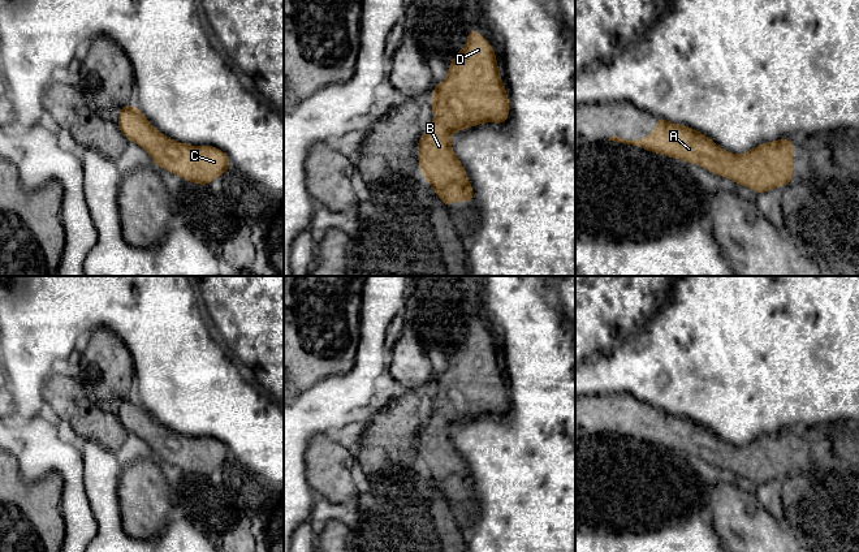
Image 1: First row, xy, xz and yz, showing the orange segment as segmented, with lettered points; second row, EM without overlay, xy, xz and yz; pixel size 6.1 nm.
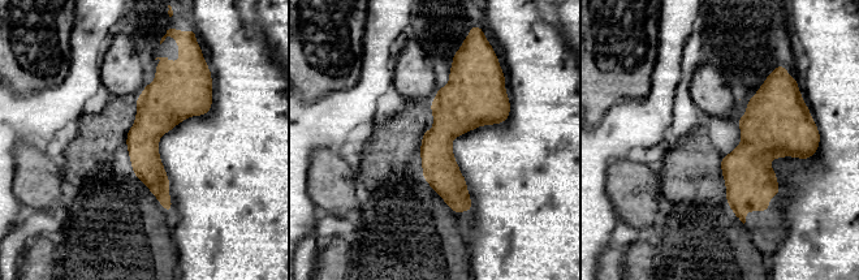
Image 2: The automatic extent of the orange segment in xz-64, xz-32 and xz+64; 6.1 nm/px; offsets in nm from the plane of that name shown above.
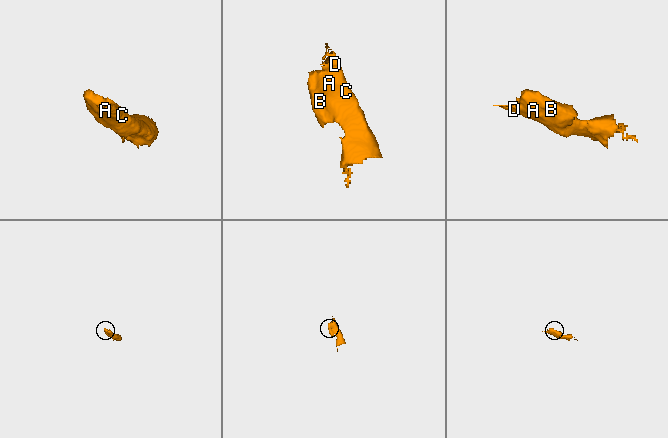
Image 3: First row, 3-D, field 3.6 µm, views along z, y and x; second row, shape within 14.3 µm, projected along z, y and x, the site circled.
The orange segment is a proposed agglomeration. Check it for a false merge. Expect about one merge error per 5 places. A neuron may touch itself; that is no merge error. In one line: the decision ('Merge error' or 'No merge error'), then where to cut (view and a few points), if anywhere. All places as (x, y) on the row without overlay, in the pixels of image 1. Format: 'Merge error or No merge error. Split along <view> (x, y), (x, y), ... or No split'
No merge error. No split

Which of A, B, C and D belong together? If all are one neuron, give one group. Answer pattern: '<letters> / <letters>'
A B C D

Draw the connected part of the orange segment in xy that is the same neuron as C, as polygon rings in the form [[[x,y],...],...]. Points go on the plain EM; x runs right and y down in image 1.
[[[133,396],[118,400],[118,421],[129,434],[138,435],[161,458],[184,471],[207,476],[229,458],[229,448],[213,437],[191,437],[173,434],[156,422]]]

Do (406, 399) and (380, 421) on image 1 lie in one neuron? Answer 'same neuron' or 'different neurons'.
same neuron

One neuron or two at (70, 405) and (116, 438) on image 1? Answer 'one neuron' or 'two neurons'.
one neuron

